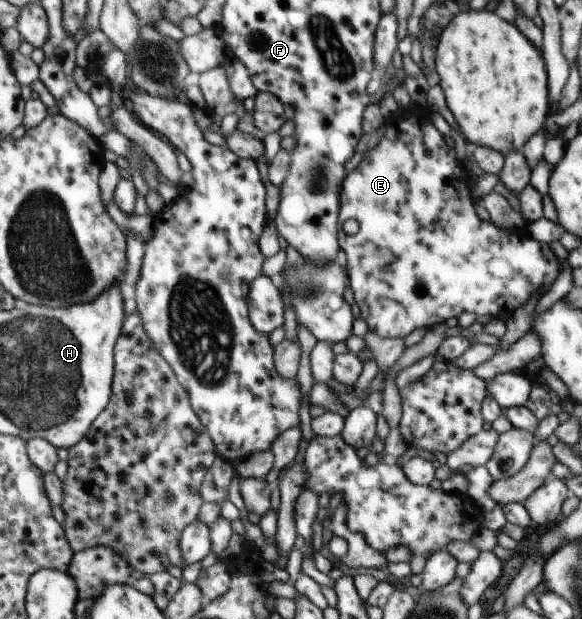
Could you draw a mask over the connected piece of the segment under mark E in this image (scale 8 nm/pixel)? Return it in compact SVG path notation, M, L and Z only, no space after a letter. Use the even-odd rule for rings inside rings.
M395 111L389 117L385 117L382 126L385 126L387 132L385 132L383 138L379 143L374 146L373 148L369 148L367 152L364 152L363 158L361 158L361 163L358 167L355 168L352 172L350 172L343 184L342 190L340 194L340 209L338 214L338 242L343 252L345 252L347 256L347 270L348 270L348 278L349 278L349 286L351 286L354 292L354 300L358 304L360 308L360 317L367 322L368 330L371 332L375 332L377 336L381 336L381 338L402 338L404 339L408 334L411 334L413 330L416 328L426 328L435 326L439 323L445 323L446 320L451 318L458 318L461 312L471 312L477 314L477 316L490 316L490 317L498 317L502 320L508 319L520 306L523 306L533 294L545 294L545 292L549 292L549 288L553 286L553 282L557 280L557 276L559 276L559 272L561 272L561 264L559 264L559 260L557 260L557 256L555 256L554 252L550 249L550 246L545 243L537 242L537 240L533 239L531 236L528 235L526 232L519 232L517 234L505 232L505 230L501 230L497 228L497 225L494 225L490 220L489 221L482 221L476 213L475 202L473 200L472 192L469 187L469 183L473 180L472 175L470 172L464 167L459 164L457 160L455 149L451 148L446 142L445 137L435 129L433 123L427 120L427 117L423 117L423 122L421 122L421 118L404 118L401 112ZM346 220L357 220L359 222L359 231L355 235L346 234L343 230L343 224L345 224Z

